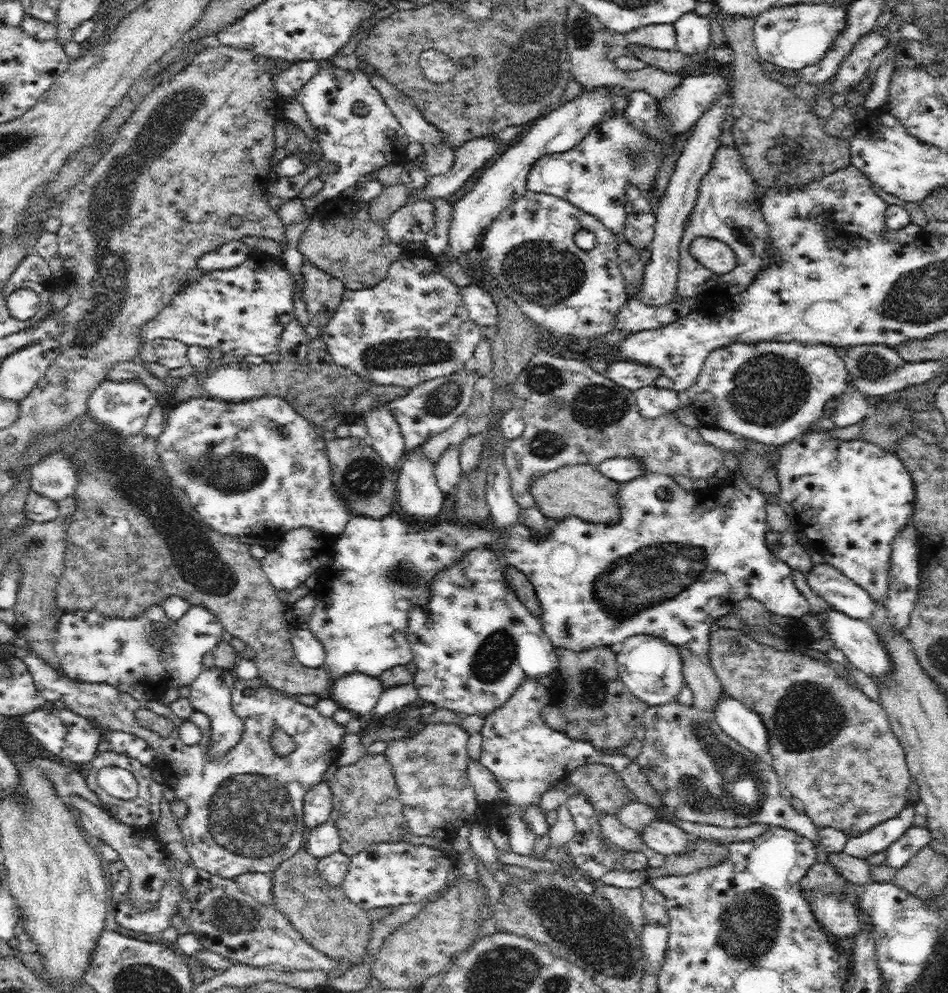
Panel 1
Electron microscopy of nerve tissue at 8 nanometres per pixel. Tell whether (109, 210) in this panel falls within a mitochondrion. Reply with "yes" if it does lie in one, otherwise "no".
yes

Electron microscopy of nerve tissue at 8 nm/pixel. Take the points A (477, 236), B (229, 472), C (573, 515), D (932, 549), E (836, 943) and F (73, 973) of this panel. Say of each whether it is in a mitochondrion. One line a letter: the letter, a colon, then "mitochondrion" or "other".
A: other
B: mitochondrion
C: other
D: other
E: other
F: other

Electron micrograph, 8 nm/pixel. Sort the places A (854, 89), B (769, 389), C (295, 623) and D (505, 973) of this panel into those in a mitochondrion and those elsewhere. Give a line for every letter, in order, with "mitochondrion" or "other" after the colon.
A: other
B: mitochondrion
C: other
D: mitochondrion

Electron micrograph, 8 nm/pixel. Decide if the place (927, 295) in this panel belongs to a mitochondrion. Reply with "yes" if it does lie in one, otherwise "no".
yes

